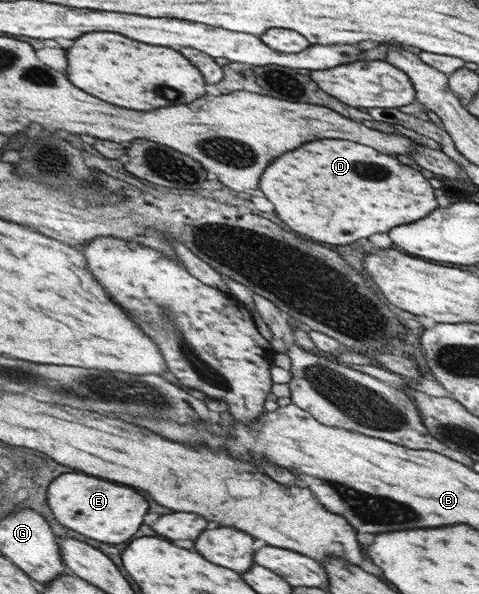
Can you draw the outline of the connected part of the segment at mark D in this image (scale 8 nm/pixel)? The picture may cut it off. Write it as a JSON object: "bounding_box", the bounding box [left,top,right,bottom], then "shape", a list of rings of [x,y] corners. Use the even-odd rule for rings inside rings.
{"bounding_box":[260,139,438,245],"shape":[[[320,139],[280,155],[272,165],[266,167],[260,179],[260,191],[264,191],[264,195],[274,203],[278,217],[292,231],[332,245],[348,245],[374,233],[388,233],[392,227],[414,223],[438,207],[432,185],[416,169],[402,165],[390,155],[378,153],[372,147],[344,139]]]}

